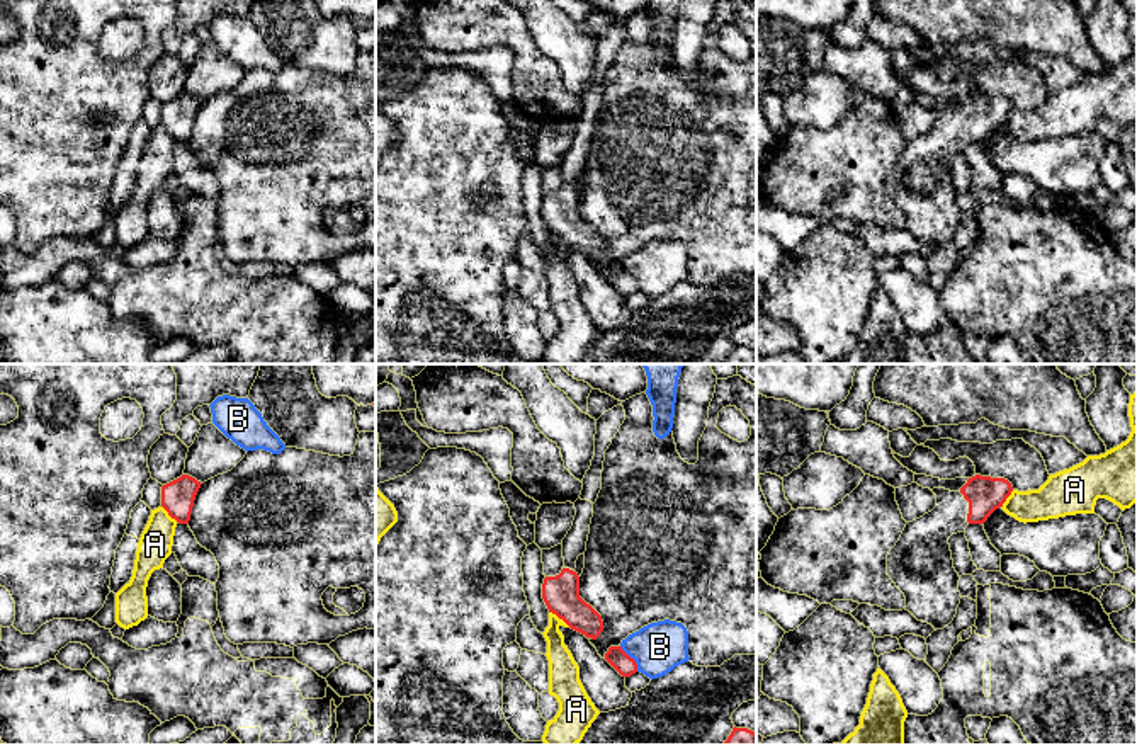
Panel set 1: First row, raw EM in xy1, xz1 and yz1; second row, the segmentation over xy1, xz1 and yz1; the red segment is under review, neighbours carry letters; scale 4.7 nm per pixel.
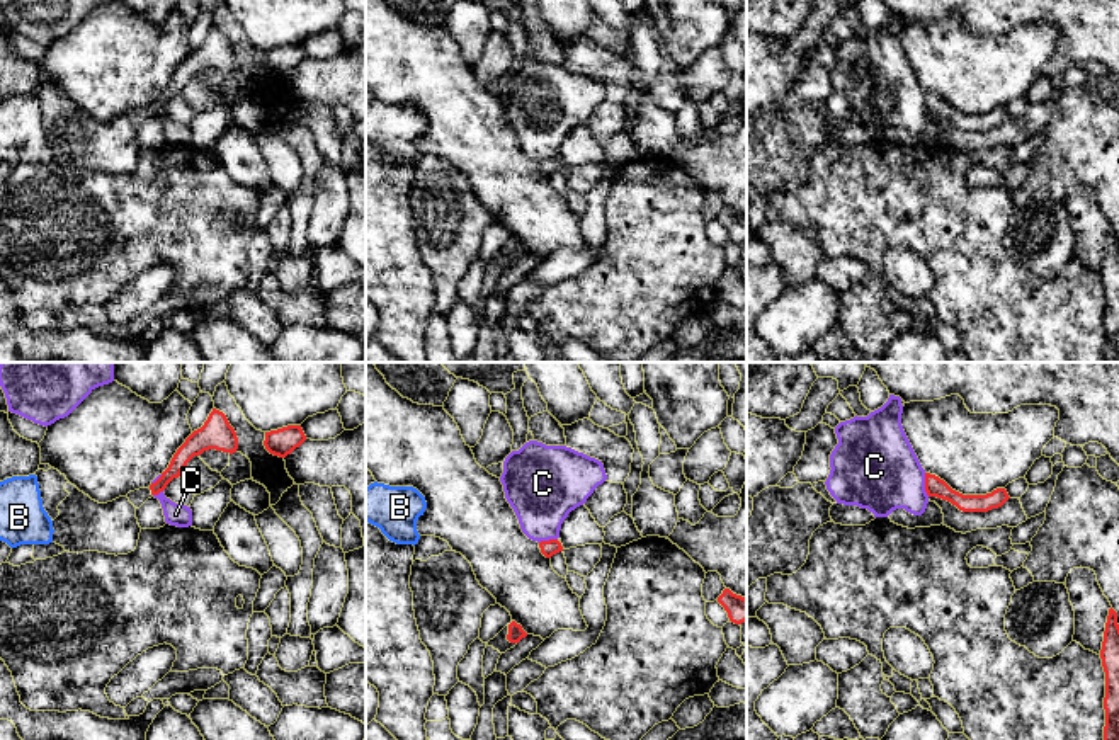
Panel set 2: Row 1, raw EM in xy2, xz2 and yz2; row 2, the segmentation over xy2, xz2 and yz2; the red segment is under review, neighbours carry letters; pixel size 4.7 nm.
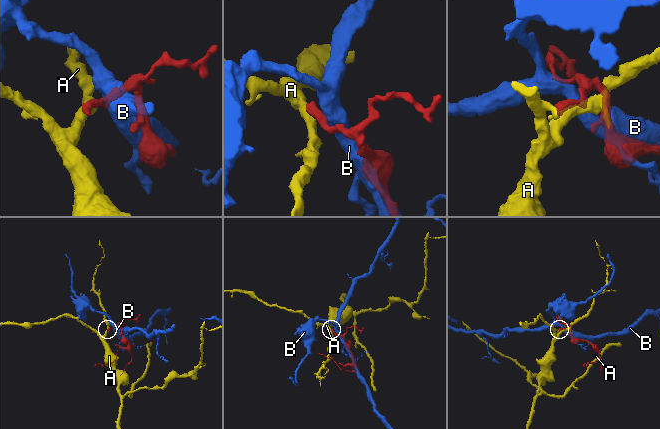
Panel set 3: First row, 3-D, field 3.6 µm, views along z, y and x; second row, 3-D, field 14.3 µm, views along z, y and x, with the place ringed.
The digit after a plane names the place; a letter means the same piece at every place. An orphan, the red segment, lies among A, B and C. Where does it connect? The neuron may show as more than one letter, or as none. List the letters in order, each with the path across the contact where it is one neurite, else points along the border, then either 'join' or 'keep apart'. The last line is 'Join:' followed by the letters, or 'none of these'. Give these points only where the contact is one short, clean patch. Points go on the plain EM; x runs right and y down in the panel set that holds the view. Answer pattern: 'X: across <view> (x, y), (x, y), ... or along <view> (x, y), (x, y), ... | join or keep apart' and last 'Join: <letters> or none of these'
A: along xz1 (549, 230), (570, 245) | keep apart
B: keep apart
C: along yz2 (924, 92), (924, 109), (929, 114) | keep apart
Join: none of these

